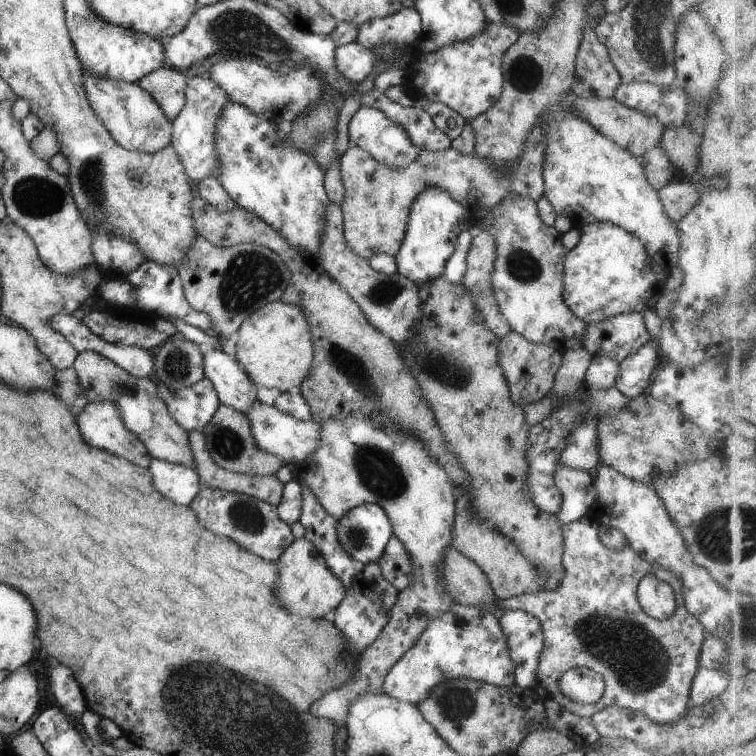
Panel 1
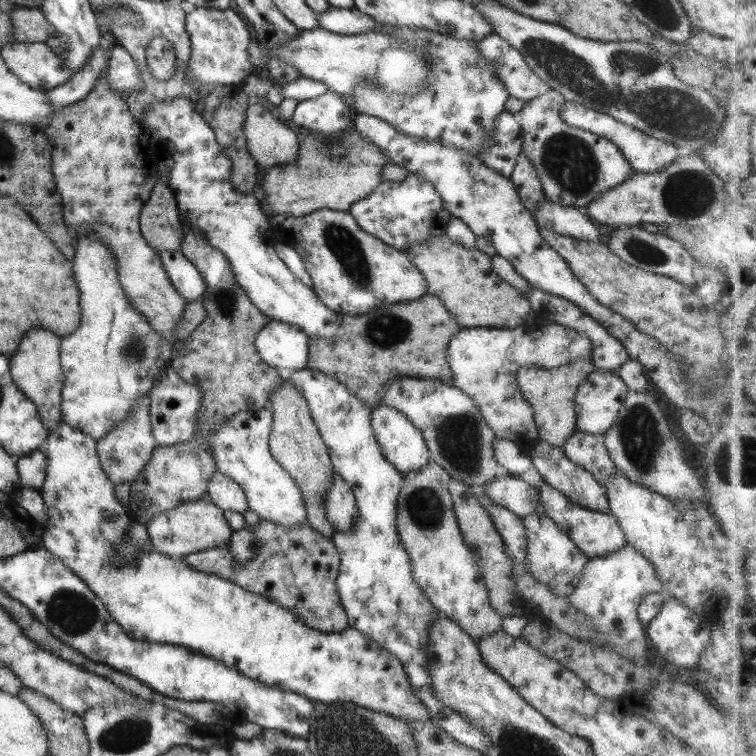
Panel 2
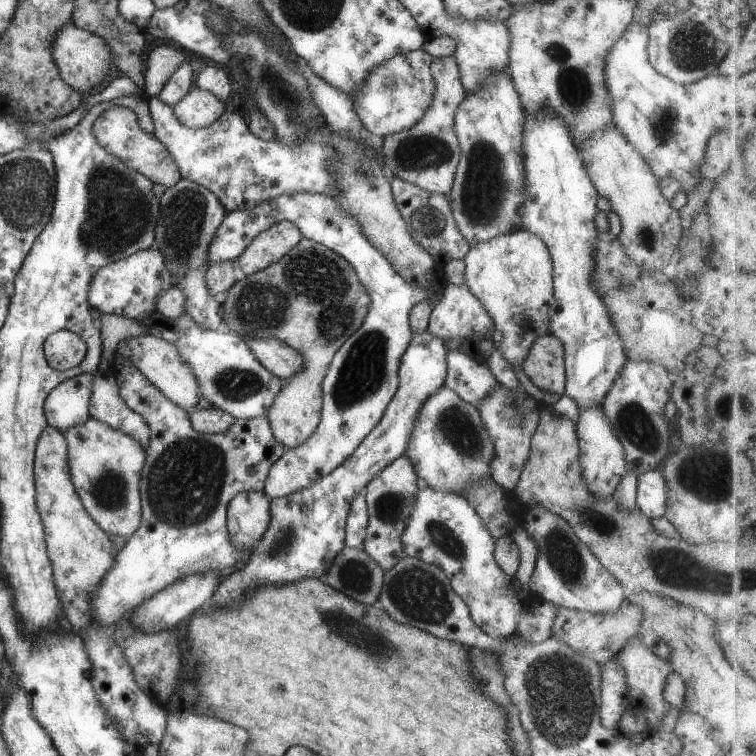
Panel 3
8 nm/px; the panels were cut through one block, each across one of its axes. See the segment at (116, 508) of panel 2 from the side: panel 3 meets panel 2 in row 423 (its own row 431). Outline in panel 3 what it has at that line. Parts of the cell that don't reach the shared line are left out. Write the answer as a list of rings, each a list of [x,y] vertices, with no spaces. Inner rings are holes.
[[[85,372],[53,387],[46,394],[43,414],[47,425],[61,434],[75,424],[83,424],[90,417],[89,397],[93,388],[93,372]]]

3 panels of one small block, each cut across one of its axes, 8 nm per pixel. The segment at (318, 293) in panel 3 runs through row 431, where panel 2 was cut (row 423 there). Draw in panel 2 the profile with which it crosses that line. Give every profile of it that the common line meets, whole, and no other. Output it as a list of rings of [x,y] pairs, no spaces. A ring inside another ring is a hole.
[[[281,380],[281,385],[277,385],[275,389],[269,391],[267,402],[267,405],[271,408],[271,414],[273,414],[272,432],[269,432],[268,436],[269,453],[299,487],[301,499],[303,499],[303,505],[305,505],[307,525],[315,532],[319,532],[321,536],[332,539],[334,530],[325,518],[323,491],[331,483],[331,475],[333,475],[334,470],[325,443],[323,443],[323,439],[319,436],[317,428],[311,420],[311,415],[309,415],[307,401],[291,385],[291,381]]]

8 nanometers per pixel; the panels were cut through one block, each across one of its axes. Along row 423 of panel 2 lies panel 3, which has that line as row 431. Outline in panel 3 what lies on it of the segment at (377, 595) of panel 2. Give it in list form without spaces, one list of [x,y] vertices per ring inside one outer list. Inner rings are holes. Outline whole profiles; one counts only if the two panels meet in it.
[[[315,192],[285,193],[267,200],[261,207],[226,213],[213,234],[211,244],[207,246],[205,268],[215,262],[234,263],[257,234],[283,221],[294,224],[302,237],[322,244],[345,258],[345,262],[353,266],[371,300],[361,326],[345,339],[328,364],[321,382],[319,424],[313,434],[301,446],[285,449],[281,458],[277,458],[277,462],[269,468],[262,490],[269,498],[289,496],[311,486],[311,483],[337,468],[371,432],[397,390],[399,361],[412,335],[408,323],[409,309],[418,302],[429,302],[429,290],[403,280],[381,252],[375,250],[363,236],[353,216],[343,212],[331,196]]]

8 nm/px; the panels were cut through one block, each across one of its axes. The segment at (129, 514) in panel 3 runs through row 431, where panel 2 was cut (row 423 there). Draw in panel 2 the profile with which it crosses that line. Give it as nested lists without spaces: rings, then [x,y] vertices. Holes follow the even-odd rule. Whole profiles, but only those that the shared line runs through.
[[[81,234],[76,236],[77,244],[73,248],[73,274],[77,282],[79,294],[80,322],[79,328],[60,338],[59,360],[61,372],[64,376],[60,394],[61,420],[70,428],[75,428],[91,439],[97,439],[107,435],[127,415],[133,407],[135,399],[141,395],[149,396],[149,390],[156,382],[161,368],[170,364],[171,341],[157,334],[142,314],[129,304],[119,285],[117,278],[117,262],[113,254],[105,248],[97,236]]]

